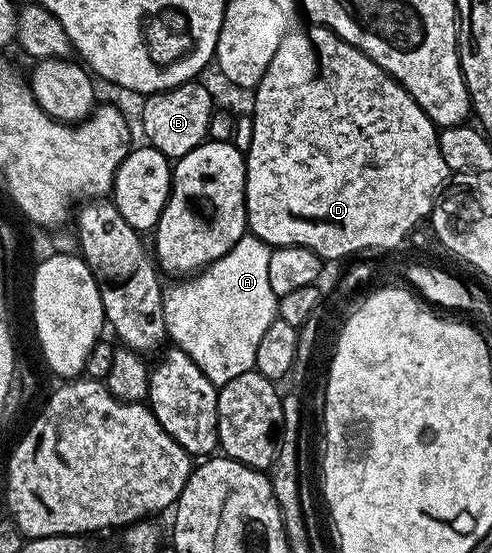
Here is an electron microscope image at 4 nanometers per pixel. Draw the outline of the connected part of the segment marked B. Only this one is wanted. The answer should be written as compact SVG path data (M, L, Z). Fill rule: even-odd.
M203 81L184 82L182 85L173 88L173 90L163 90L157 94L149 94L143 99L143 102L144 107L140 110L140 126L144 129L145 136L148 137L145 138L147 145L158 148L158 152L162 152L168 159L175 160L186 156L186 152L198 148L208 138L214 99Z

